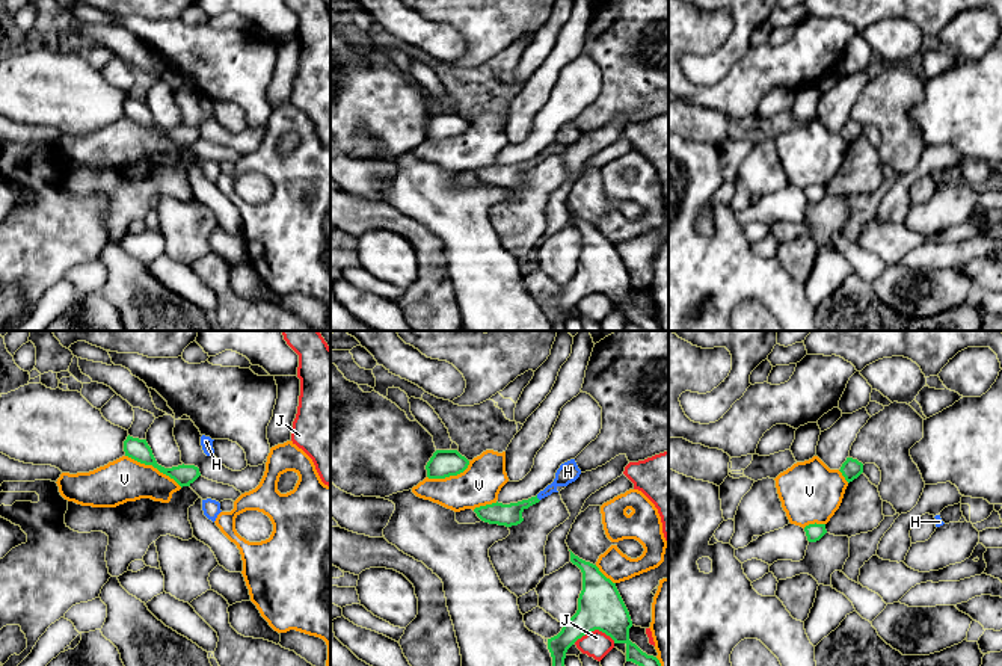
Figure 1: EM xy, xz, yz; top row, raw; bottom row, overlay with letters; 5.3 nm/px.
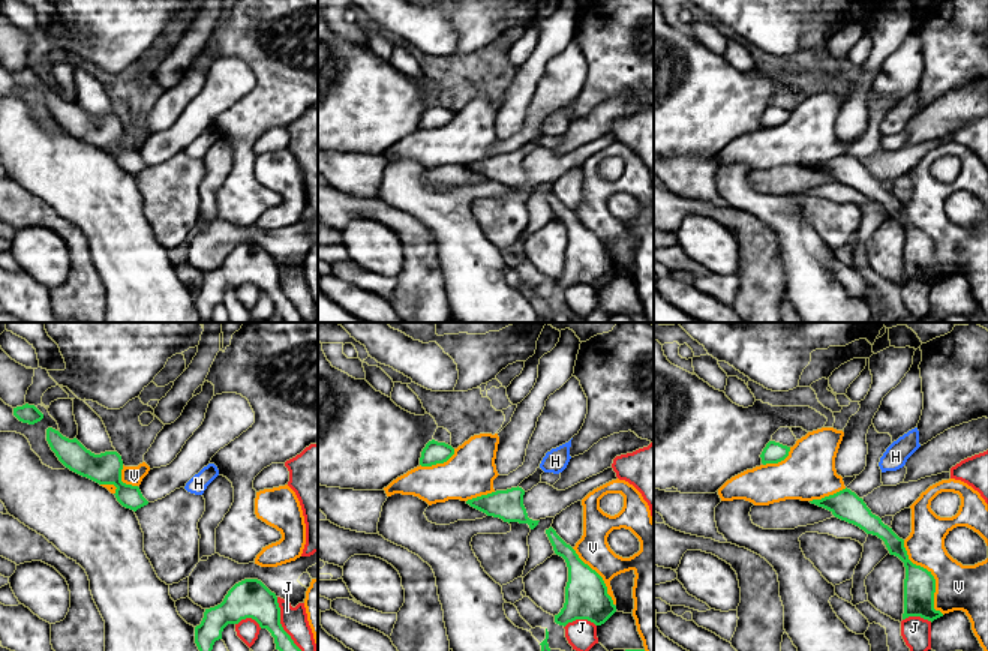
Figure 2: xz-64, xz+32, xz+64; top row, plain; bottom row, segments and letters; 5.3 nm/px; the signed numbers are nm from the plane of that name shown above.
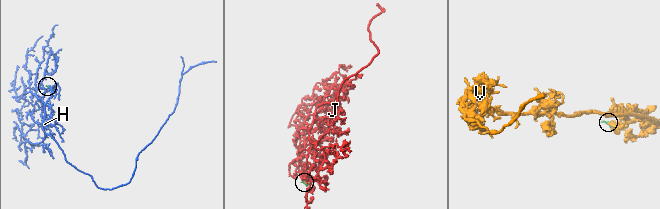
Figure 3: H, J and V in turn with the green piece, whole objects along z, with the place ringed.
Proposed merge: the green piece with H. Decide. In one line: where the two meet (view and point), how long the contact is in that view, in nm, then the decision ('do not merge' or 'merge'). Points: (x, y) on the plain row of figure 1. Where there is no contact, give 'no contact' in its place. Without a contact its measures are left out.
xz (537, 160) | 40 nm | merge

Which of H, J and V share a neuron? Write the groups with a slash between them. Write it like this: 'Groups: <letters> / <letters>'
Groups: H / J / V

